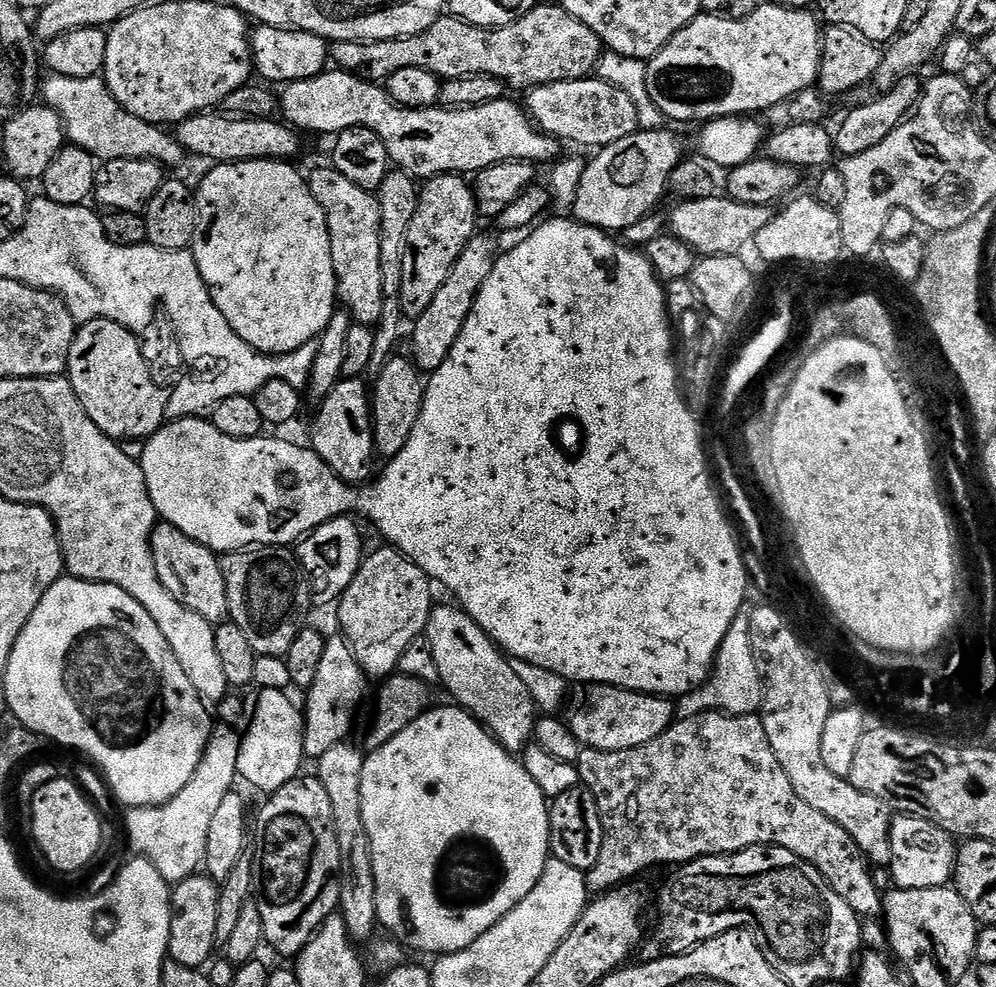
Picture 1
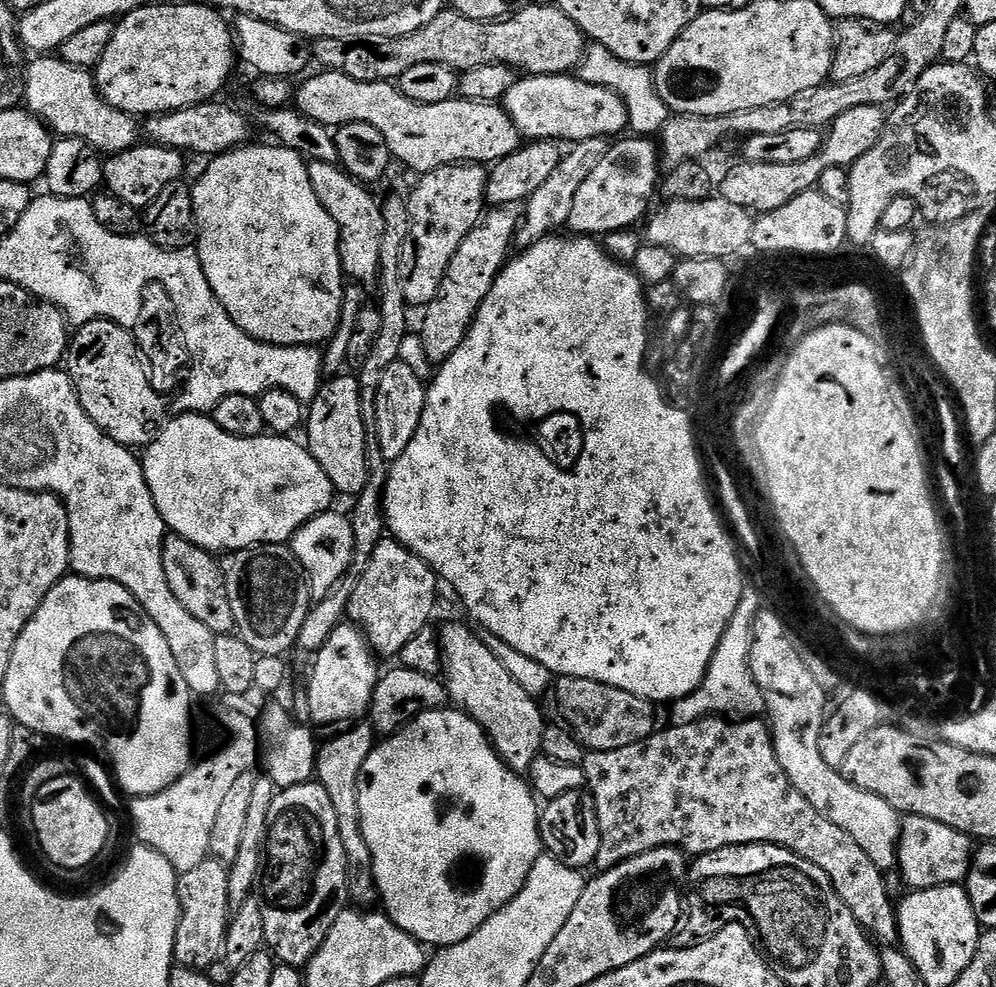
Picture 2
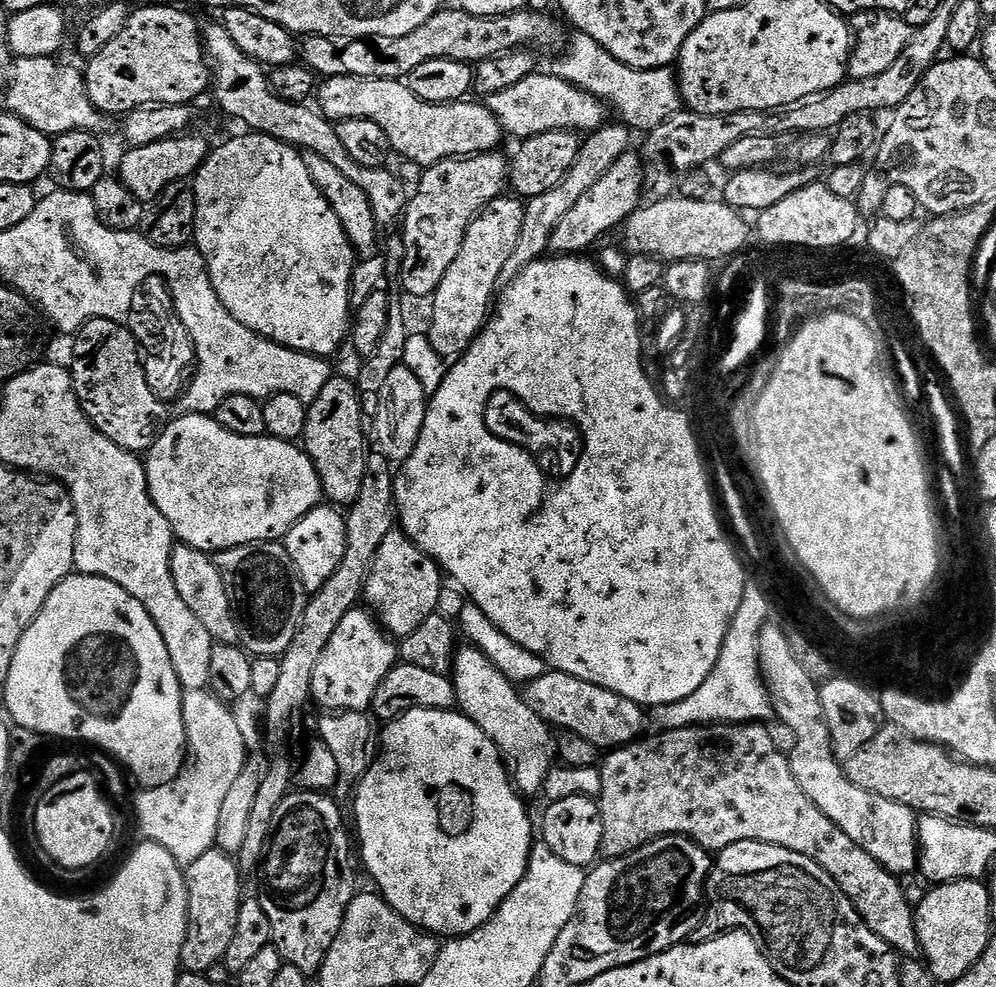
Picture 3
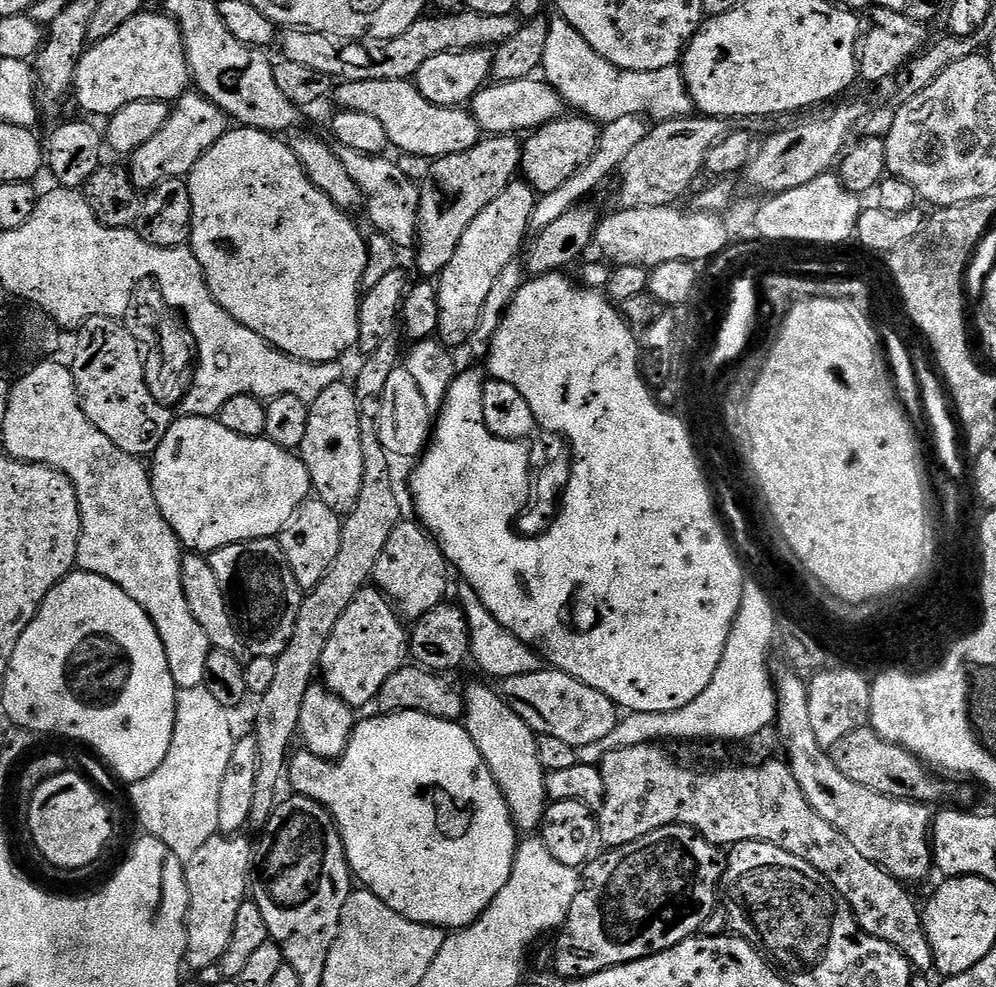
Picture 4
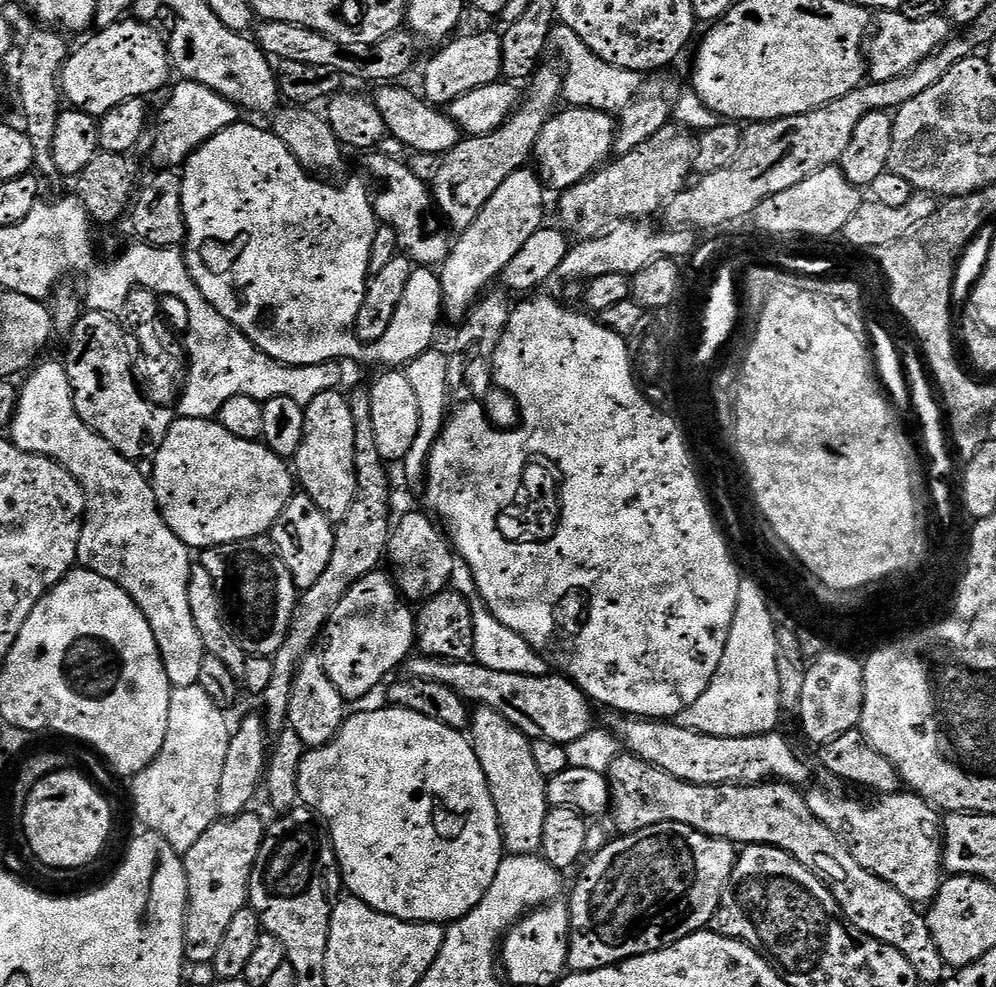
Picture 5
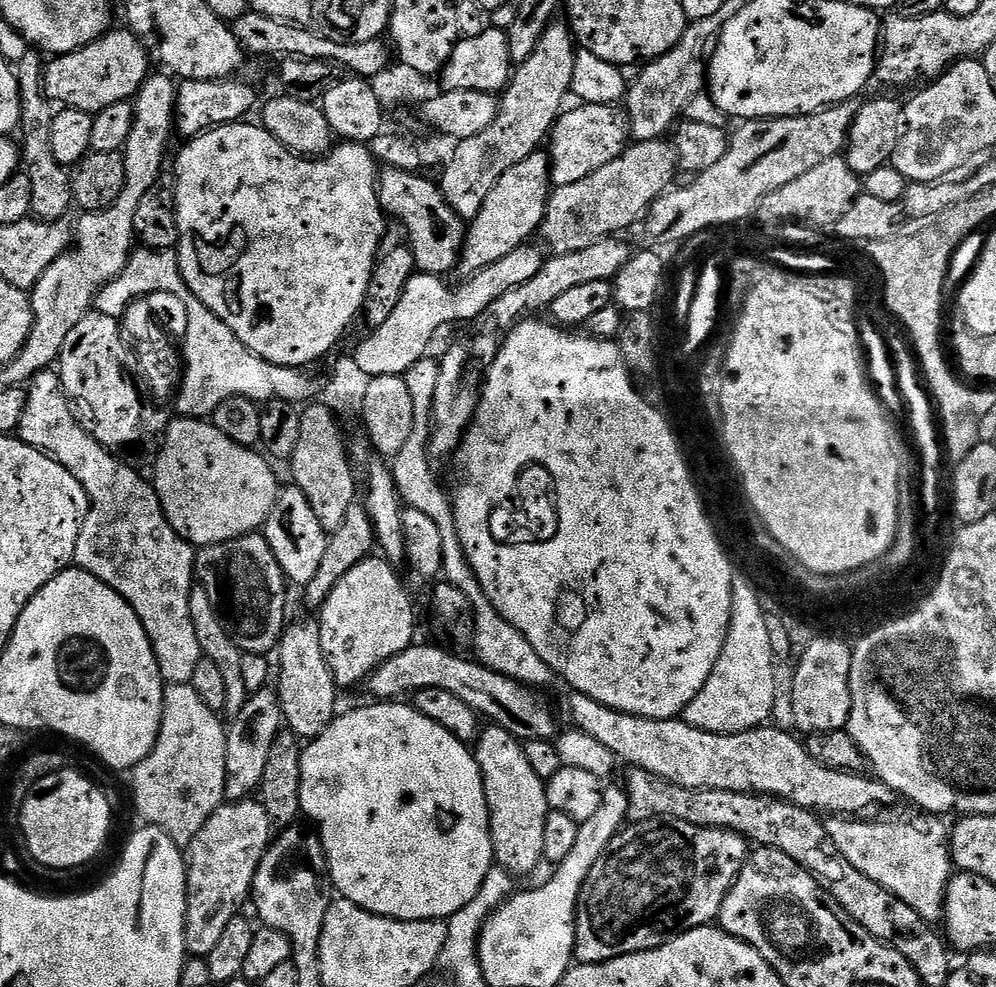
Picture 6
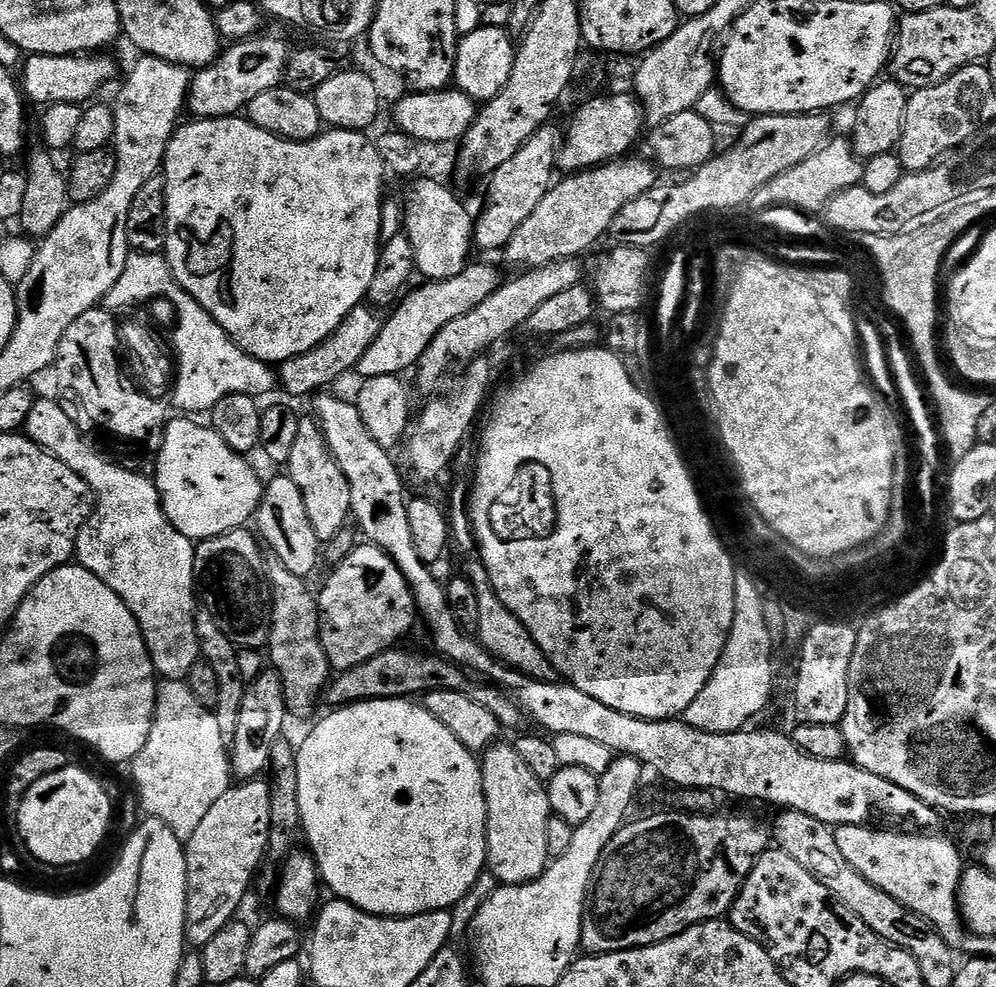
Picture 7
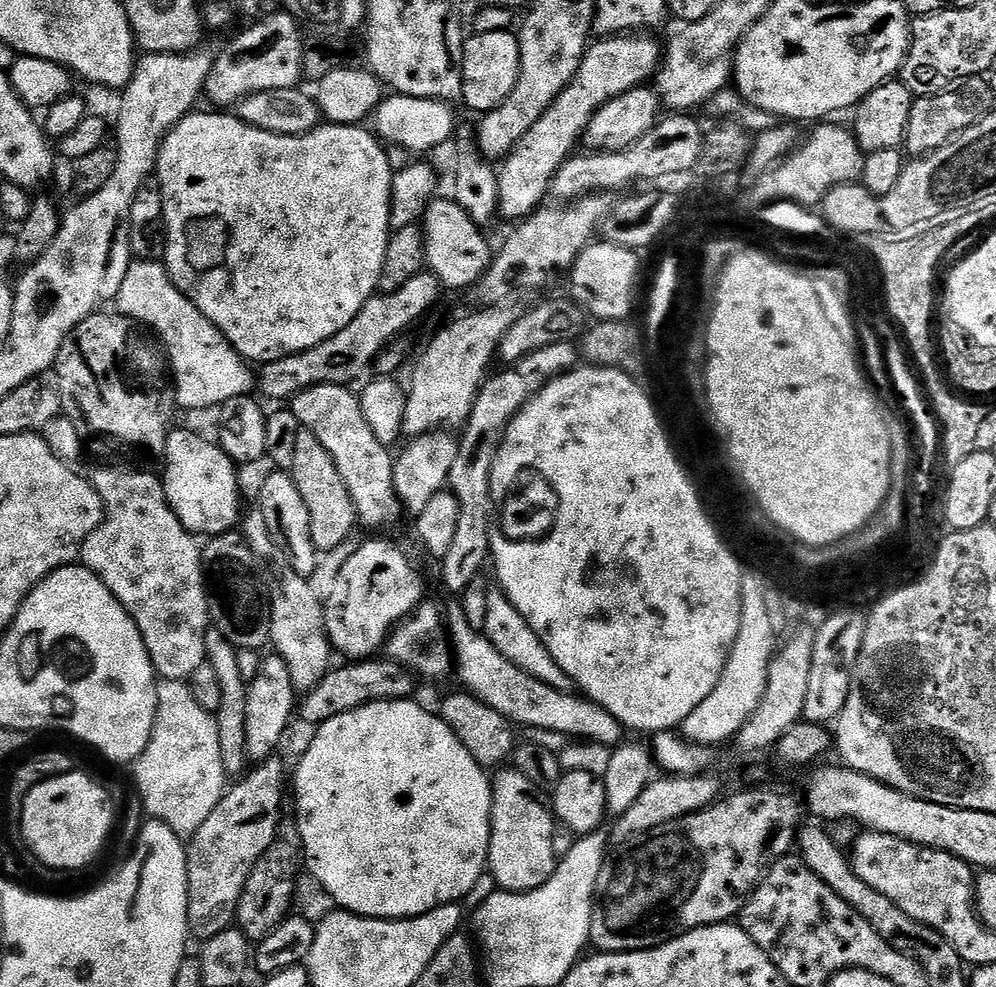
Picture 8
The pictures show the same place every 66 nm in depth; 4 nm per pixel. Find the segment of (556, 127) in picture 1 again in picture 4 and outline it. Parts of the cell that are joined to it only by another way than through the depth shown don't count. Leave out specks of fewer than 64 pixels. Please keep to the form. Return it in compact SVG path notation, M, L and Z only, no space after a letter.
M528 77L518 82L491 83L476 92L470 101L470 111L481 131L487 135L513 135L532 132L554 119L559 119L564 101L543 79Z

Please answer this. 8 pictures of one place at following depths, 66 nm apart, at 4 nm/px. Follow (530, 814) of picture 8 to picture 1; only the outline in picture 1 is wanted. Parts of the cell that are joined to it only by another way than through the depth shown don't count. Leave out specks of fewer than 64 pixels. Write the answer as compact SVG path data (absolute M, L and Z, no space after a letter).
M437 603L433 607L426 629L430 650L434 650L434 663L438 665L440 684L456 699L453 701L465 712L475 716L508 752L523 753L533 743L538 721L538 709L530 698L530 690L526 690L526 685L515 676L509 657L497 648L482 626L478 626L478 622L474 622L474 618L470 618L470 614L463 608L448 603Z

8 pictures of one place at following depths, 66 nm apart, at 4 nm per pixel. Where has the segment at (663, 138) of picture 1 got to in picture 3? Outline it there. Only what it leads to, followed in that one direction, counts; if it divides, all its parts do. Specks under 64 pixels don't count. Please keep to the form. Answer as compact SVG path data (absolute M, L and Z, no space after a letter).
M629 150L622 153L614 166L610 166L610 170L606 170L606 174L602 174L602 178L598 178L598 182L594 182L594 186L590 186L590 190L586 190L586 194L582 194L582 198L578 198L574 206L570 206L570 210L566 210L566 214L554 226L552 236L548 239L548 248L553 253L587 253L587 248L599 236L606 235L616 223L617 227L628 219L633 210L641 207L640 188L642 189L644 170L641 157L637 153L635 156L634 152Z

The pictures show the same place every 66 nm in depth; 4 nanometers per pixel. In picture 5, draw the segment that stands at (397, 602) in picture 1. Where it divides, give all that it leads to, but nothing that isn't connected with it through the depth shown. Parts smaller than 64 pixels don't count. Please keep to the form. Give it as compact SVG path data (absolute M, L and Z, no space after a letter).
M408 512L400 521L397 519L387 545L386 560L392 563L391 575L401 596L409 602L423 602L429 596L445 591L452 583L454 549L441 525L425 512Z

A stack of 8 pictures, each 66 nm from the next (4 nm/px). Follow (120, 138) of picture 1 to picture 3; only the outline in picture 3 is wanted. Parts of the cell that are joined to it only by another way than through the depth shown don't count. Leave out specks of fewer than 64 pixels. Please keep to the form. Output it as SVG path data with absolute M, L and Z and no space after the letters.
M51 56L13 59L3 107L50 138L64 136L67 132L95 133L102 114L94 102L90 102L83 71L79 67L76 69L68 64L59 64L58 61Z

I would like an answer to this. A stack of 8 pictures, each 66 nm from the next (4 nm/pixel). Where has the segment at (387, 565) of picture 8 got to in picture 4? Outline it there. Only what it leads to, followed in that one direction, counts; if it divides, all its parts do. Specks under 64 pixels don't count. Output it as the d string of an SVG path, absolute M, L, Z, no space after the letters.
M365 586L350 602L322 650L319 679L349 709L368 708L386 678L398 671L408 656L408 632L391 600L375 586Z

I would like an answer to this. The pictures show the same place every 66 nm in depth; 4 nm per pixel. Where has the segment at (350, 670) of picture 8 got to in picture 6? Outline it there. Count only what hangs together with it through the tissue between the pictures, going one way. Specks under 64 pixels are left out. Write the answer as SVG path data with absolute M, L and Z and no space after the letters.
M413 643L412 647L402 650L402 654L394 654L394 658L382 662L382 666L372 671L366 688L376 695L373 697L377 701L396 702L422 690L446 690L462 698L462 702L479 712L485 721L502 726L502 730L510 730L510 734L514 734L521 742L551 741L557 735L556 716L537 689L506 678L506 674L490 670L475 658L467 660L464 657L467 655L457 654L447 647L444 649L436 644L420 643Z

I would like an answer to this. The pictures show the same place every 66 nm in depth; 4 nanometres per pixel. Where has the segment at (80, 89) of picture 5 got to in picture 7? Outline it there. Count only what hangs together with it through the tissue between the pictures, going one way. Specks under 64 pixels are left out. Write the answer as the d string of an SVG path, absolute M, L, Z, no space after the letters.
M65 54L62 56L29 55L23 61L24 80L22 76L22 92L29 101L43 106L54 104L87 105L95 101L100 92L116 76L116 64L108 56L92 56L93 54Z

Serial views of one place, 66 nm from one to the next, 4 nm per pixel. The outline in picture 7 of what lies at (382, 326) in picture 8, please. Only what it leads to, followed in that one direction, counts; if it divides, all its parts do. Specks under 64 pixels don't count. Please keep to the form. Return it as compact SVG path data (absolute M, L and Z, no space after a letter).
M358 307L340 323L334 335L319 344L313 352L281 362L278 365L279 387L281 389L284 387L292 396L310 396L310 398L331 389L328 387L339 376L344 376L348 371L352 372L358 368L367 348L378 338L382 320L375 315L379 316L371 307Z

